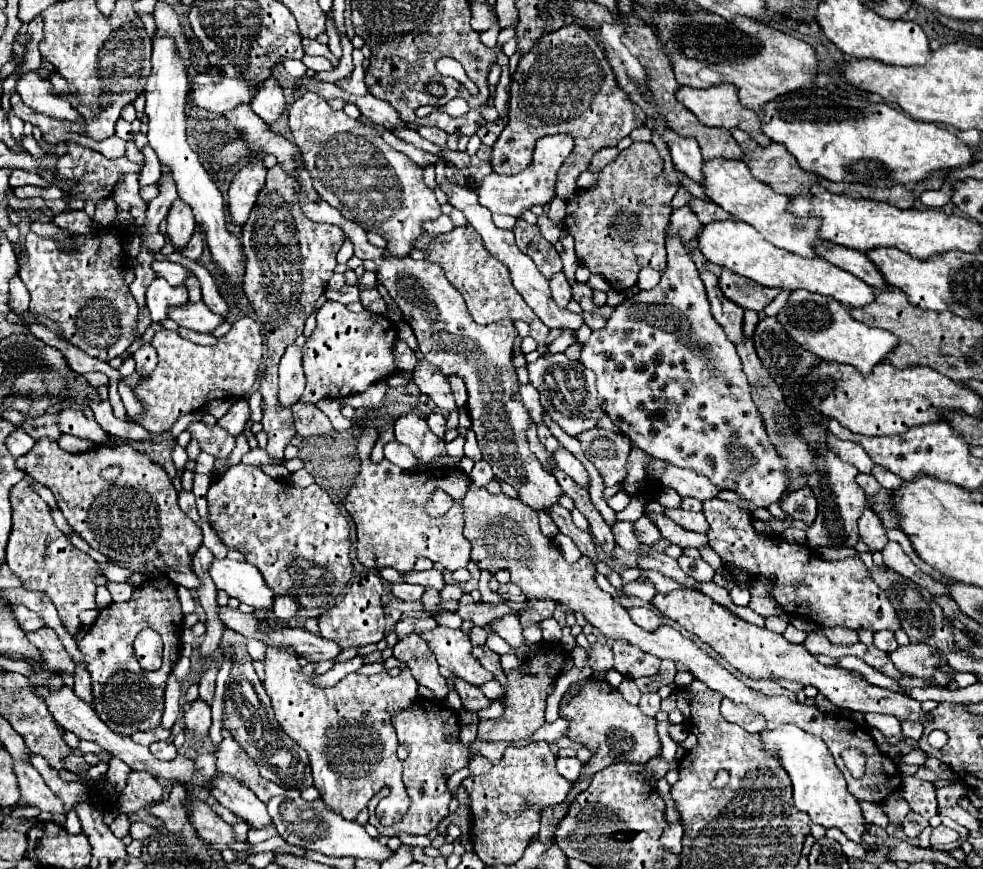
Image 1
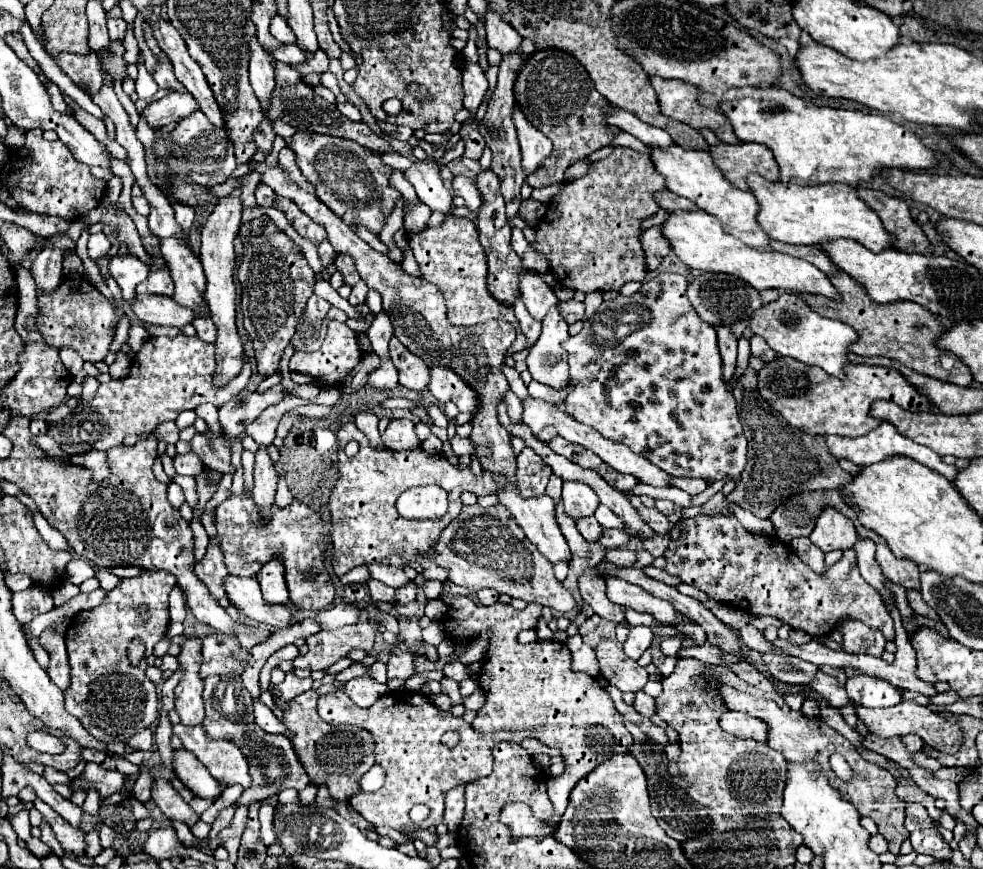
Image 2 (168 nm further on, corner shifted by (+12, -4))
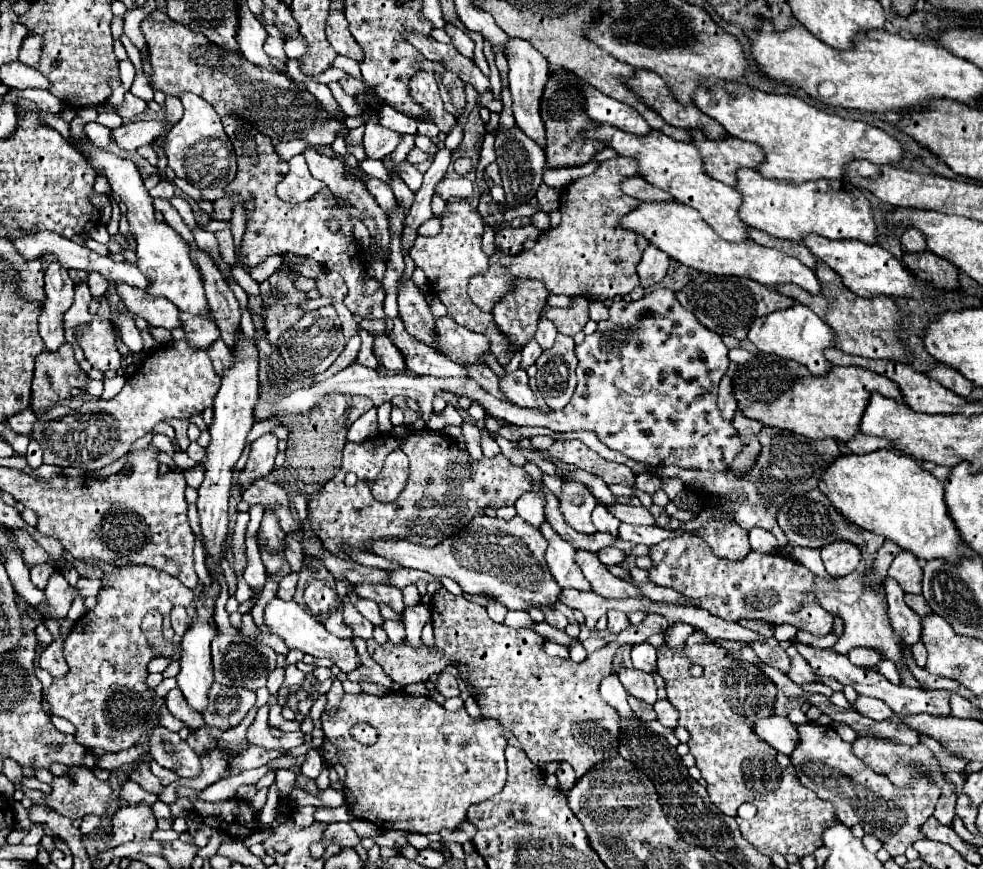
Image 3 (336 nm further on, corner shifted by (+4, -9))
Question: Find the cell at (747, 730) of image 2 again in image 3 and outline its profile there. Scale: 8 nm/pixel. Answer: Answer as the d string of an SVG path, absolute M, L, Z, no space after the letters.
M768 717L756 723L756 735L760 735L768 745L778 749L780 753L790 755L794 747L798 747L798 727L790 723L786 717Z

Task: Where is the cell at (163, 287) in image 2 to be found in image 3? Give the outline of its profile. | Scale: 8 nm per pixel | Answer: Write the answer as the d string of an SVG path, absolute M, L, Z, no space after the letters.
M90 141L82 143L84 149L92 155L90 157L90 165L94 169L106 169L106 177L110 181L112 191L126 203L128 211L128 223L130 223L130 231L136 239L138 245L138 269L146 275L148 279L148 287L146 291L150 295L156 297L166 297L168 301L172 301L180 311L188 311L192 315L200 315L200 313L210 313L206 295L204 295L204 285L202 285L202 275L198 275L198 267L194 267L194 259L190 259L190 247L188 243L166 223L158 223L154 219L154 207L152 207L152 199L142 183L142 177L136 169L136 165L132 161L120 159L108 151L102 151L98 147L94 147Z

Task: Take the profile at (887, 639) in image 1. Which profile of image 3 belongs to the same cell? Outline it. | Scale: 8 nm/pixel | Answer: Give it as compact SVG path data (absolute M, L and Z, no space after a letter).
M856 647L848 653L848 659L858 665L858 667L876 667L882 657L878 655L878 651L872 651L872 649L862 649L862 647Z

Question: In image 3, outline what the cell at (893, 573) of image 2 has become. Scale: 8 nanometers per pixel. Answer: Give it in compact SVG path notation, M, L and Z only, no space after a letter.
M908 551L900 553L890 569L888 569L888 575L906 591L906 593L920 593L920 583L922 583L922 567L920 567L920 561L910 555Z

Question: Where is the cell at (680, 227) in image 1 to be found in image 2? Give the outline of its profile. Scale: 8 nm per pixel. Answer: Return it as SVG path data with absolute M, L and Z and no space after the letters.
M652 226L642 232L642 246L646 252L646 262L648 270L654 270L660 266L662 258L672 250L670 242L662 234L662 226Z

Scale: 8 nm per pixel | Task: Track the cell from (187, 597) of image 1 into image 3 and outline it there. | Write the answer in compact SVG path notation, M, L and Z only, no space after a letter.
M174 607L172 609L172 629L174 629L174 633L176 635L184 635L186 633L186 629L190 627L190 617L188 617L188 613L186 613L186 609L184 607Z

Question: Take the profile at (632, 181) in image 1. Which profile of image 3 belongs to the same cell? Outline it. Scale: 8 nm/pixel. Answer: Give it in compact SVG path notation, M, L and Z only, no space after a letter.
M614 157L608 161L602 161L592 175L582 177L568 187L564 187L560 197L560 213L562 223L556 229L548 229L544 235L538 237L536 245L528 251L520 251L516 255L490 255L490 267L482 275L474 275L468 283L468 295L474 305L478 305L482 311L492 313L494 303L498 303L510 289L514 289L518 279L538 279L540 283L546 283L548 293L564 293L564 295L582 295L590 301L604 301L612 299L616 295L628 295L634 287L640 285L640 279L636 275L636 265L640 263L640 249L636 245L636 233L626 231L620 227L620 217L624 217L628 211L638 207L638 199L632 199L620 191L620 183L626 177L638 175L638 167L634 159L630 157Z

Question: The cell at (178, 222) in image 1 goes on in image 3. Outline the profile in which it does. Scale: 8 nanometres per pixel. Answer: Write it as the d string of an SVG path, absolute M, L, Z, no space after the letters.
M180 313L182 319L182 329L186 333L184 341L194 347L194 351L206 351L214 339L220 337L218 327L210 321L208 315L190 315L190 313Z

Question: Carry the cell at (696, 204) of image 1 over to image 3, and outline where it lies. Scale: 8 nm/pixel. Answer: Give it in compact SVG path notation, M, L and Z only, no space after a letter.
M638 175L624 179L620 187L622 187L622 191L626 195L630 195L634 199L640 199L640 201L672 201L672 197L666 191L662 191L662 189L646 183Z

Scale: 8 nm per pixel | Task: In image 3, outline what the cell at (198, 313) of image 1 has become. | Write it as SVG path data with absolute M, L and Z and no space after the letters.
M116 283L116 291L118 291L124 307L132 315L146 319L154 327L164 327L164 329L180 327L180 319L178 319L180 311L168 299L148 295L146 291L130 287L126 283Z

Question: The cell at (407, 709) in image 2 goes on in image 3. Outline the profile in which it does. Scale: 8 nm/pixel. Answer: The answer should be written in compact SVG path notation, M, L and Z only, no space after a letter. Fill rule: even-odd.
M358 693L358 695L344 695L342 699L342 705L340 709L336 711L336 715L328 715L324 713L322 715L322 729L324 729L324 741L334 745L336 751L338 751L338 759L340 763L344 765L346 769L346 781L344 781L344 795L346 795L346 805L350 809L350 813L358 819L364 819L364 821L370 821L374 823L378 829L400 829L400 831L412 831L412 833L438 833L442 829L456 829L464 819L466 819L466 811L470 805L474 803L482 803L490 797L494 797L498 791L502 791L504 783L507 779L507 766L505 759L505 749L508 745L504 735L502 735L502 725L494 719L486 719L486 717L480 717L480 719L474 719L466 713L466 709L458 709L458 711L446 711L442 705L438 705L432 697L412 697L412 695L406 695L406 693L388 693L388 695L382 695L382 697L376 697L376 695L366 695L366 693ZM356 723L370 723L378 729L380 737L374 745L366 747L366 745L360 745L356 743L352 737L350 737L350 729L352 725Z

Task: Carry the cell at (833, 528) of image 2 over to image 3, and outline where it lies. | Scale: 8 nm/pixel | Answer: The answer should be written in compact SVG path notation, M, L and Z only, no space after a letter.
M836 541L836 543L830 543L830 545L822 547L820 551L822 551L824 567L826 567L828 575L834 577L834 579L846 577L848 573L852 573L858 567L860 551L852 543Z

